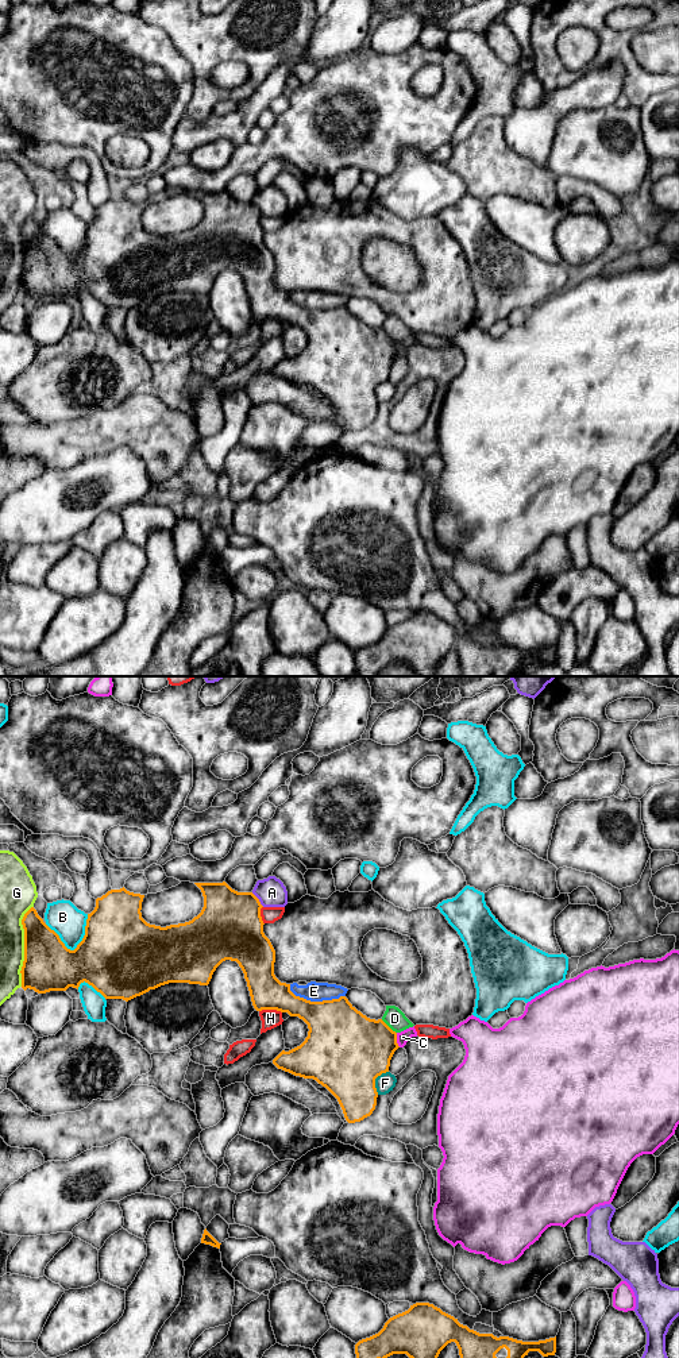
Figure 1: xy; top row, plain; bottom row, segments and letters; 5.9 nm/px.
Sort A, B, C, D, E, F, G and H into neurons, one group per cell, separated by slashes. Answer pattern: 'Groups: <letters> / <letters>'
Groups: A / B / C / D E / F / G / H

